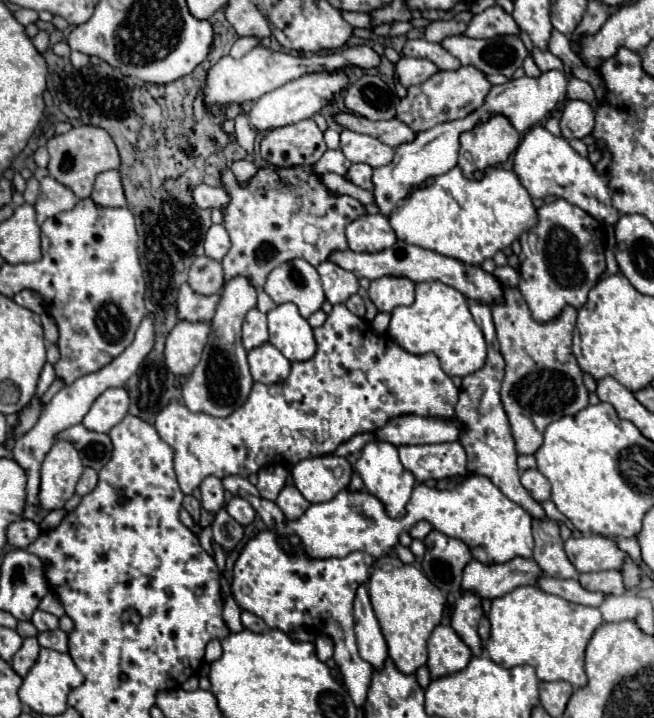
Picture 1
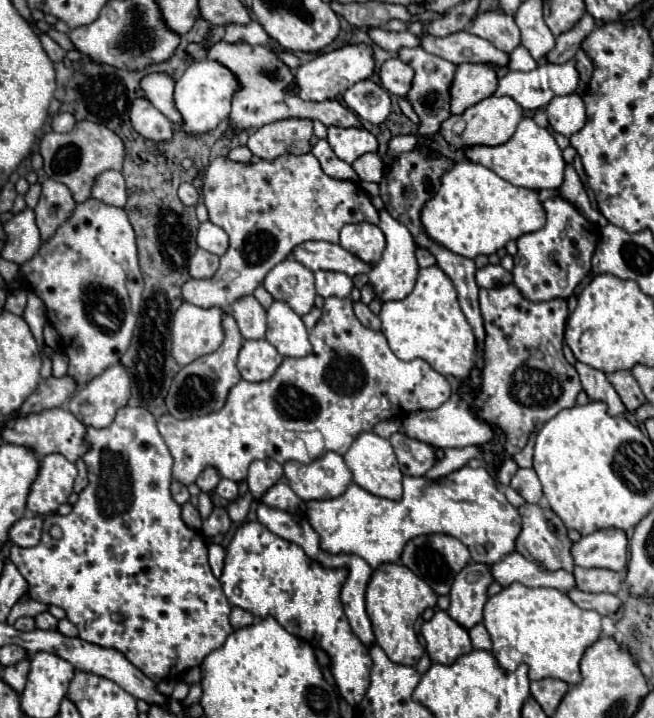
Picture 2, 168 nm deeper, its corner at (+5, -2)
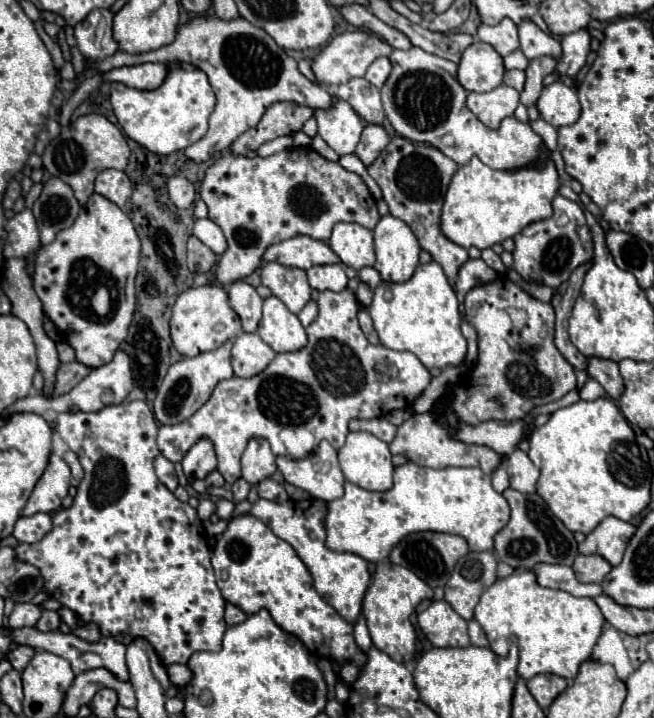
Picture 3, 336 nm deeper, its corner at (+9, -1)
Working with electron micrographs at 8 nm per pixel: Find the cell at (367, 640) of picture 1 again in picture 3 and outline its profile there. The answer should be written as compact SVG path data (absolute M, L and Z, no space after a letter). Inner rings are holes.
M257 499L249 513L253 517L261 519L277 537L287 541L297 551L297 555L307 565L307 569L313 577L313 585L315 585L317 593L331 607L335 607L341 617L355 623L357 615L361 613L363 595L369 587L371 575L367 571L367 561L363 557L353 555L353 553L337 553L337 551L327 549L327 545L325 545L327 501L321 501L321 499L293 501L293 499L289 499L285 503L275 503L275 501L267 501L267 499Z

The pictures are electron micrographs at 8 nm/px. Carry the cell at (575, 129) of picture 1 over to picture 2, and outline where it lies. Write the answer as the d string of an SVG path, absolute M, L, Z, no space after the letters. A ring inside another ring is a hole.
M579 94L559 96L547 104L549 126L563 136L573 136L585 126L585 104Z

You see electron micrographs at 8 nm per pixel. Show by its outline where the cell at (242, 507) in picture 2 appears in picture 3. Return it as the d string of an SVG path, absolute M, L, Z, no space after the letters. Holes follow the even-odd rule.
M237 479L237 481L233 483L233 489L231 489L231 491L233 491L233 499L235 499L235 503L247 499L249 489L251 489L251 485L249 485L245 479Z

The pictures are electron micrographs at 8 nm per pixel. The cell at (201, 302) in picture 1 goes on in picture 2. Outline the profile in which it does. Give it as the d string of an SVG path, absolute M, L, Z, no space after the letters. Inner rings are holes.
M313 154L283 156L283 158L277 158L275 162L259 160L257 164L241 164L225 156L215 158L205 170L203 200L209 210L209 220L227 232L229 250L221 256L221 266L211 280L187 280L183 284L183 300L199 308L213 308L213 306L229 308L239 298L251 296L255 288L261 286L265 274L273 266L283 262L293 252L293 248L297 248L303 242L327 240L327 242L339 244L339 230L345 224L351 224L351 222L357 224L367 220L377 220L379 224L379 212L371 204L369 196L355 182L329 178L321 170Z

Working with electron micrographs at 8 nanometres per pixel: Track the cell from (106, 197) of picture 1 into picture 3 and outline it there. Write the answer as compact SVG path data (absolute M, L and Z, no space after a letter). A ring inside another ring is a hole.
M105 169L95 179L95 193L107 197L115 205L123 207L125 201L131 197L131 181L125 171L117 169Z

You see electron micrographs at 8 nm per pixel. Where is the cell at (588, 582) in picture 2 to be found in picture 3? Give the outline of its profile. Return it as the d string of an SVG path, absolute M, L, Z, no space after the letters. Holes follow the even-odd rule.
M577 555L573 571L583 583L601 583L603 577L611 571L611 565L599 555Z

